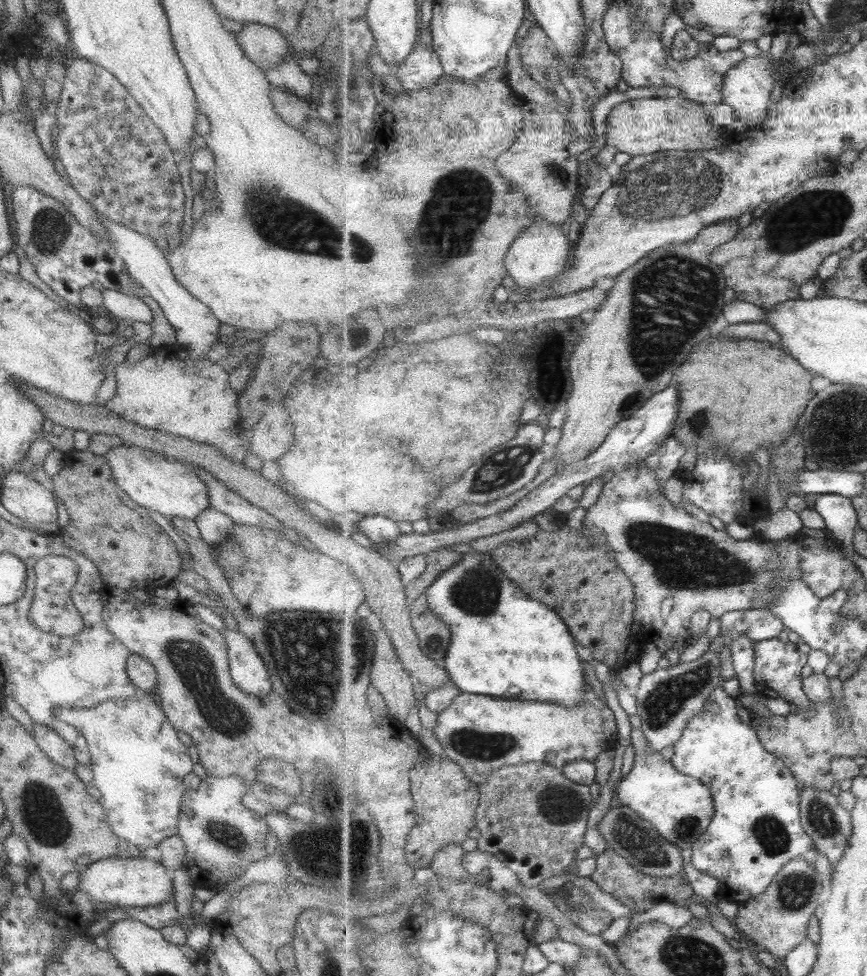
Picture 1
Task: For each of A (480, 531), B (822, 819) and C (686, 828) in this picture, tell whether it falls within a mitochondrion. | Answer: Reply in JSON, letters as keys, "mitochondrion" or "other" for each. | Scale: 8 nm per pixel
{"A":"other","B":"mitochondrion","C":"mitochondrion"}

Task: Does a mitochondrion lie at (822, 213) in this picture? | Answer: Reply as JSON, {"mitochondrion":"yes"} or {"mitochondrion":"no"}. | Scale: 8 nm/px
{"mitochondrion":"yes"}

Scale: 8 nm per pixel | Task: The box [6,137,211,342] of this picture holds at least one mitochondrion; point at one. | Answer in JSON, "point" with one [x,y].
{"point":[50,232]}

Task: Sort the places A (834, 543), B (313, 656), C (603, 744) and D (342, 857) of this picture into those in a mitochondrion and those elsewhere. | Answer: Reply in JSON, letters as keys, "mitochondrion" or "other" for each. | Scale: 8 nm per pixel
{"A":"other","B":"mitochondrion","C":"other","D":"mitochondrion"}

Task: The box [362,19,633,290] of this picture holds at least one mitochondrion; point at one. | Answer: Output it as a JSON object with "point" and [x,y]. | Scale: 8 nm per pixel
{"point":[448,225]}

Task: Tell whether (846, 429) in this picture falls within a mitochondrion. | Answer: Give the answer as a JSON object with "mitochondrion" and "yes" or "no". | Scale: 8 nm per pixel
{"mitochondrion":"yes"}

